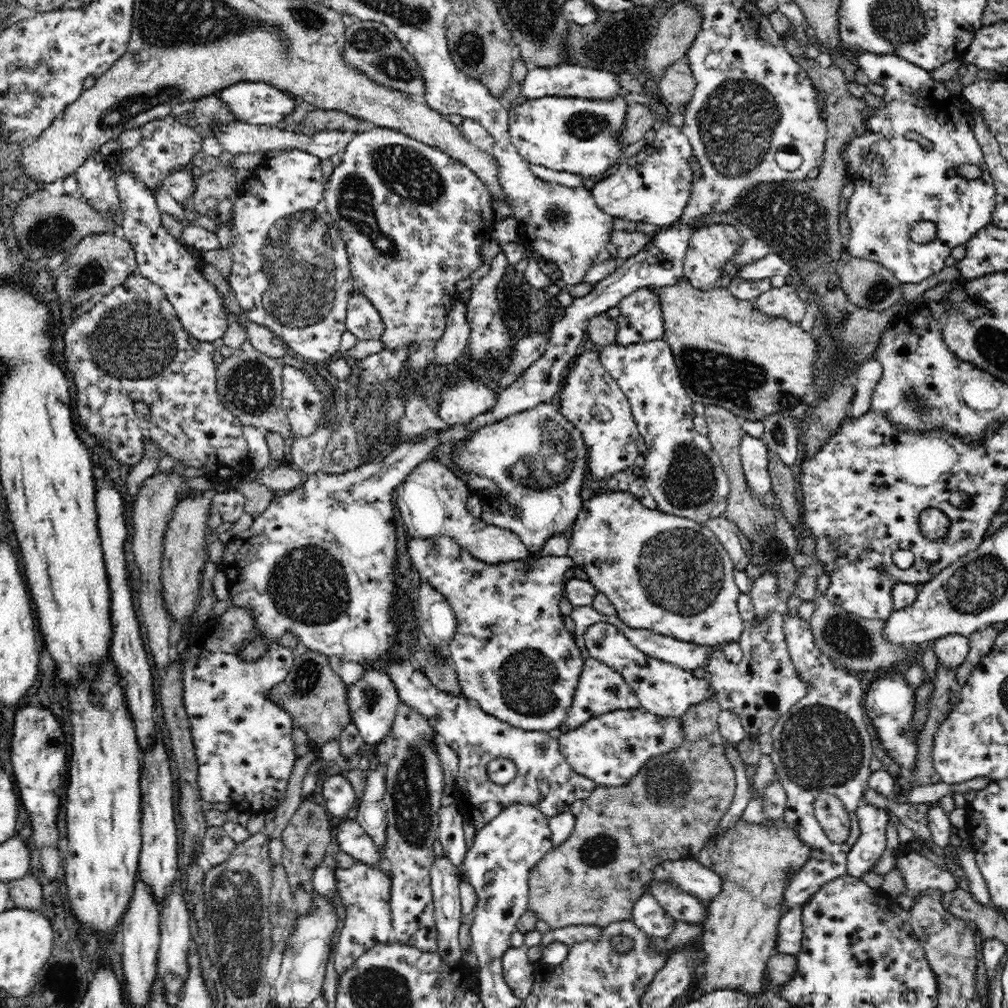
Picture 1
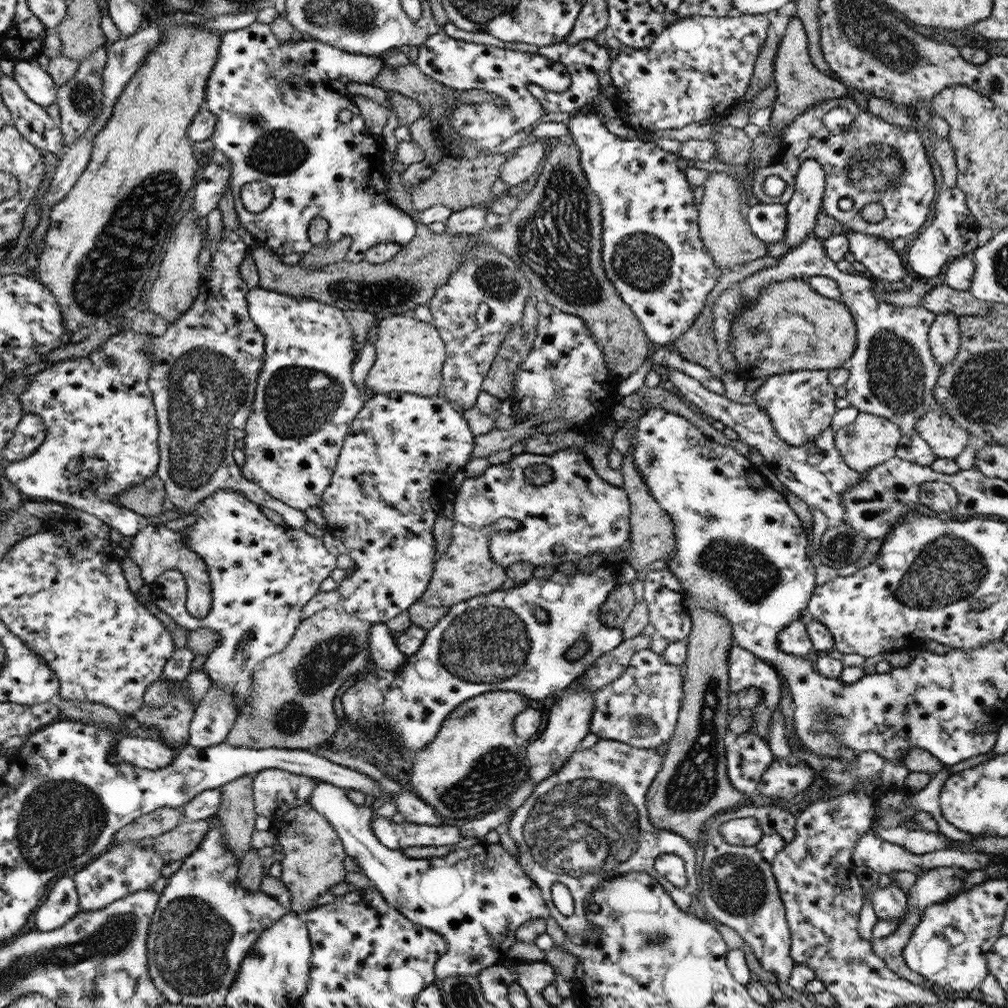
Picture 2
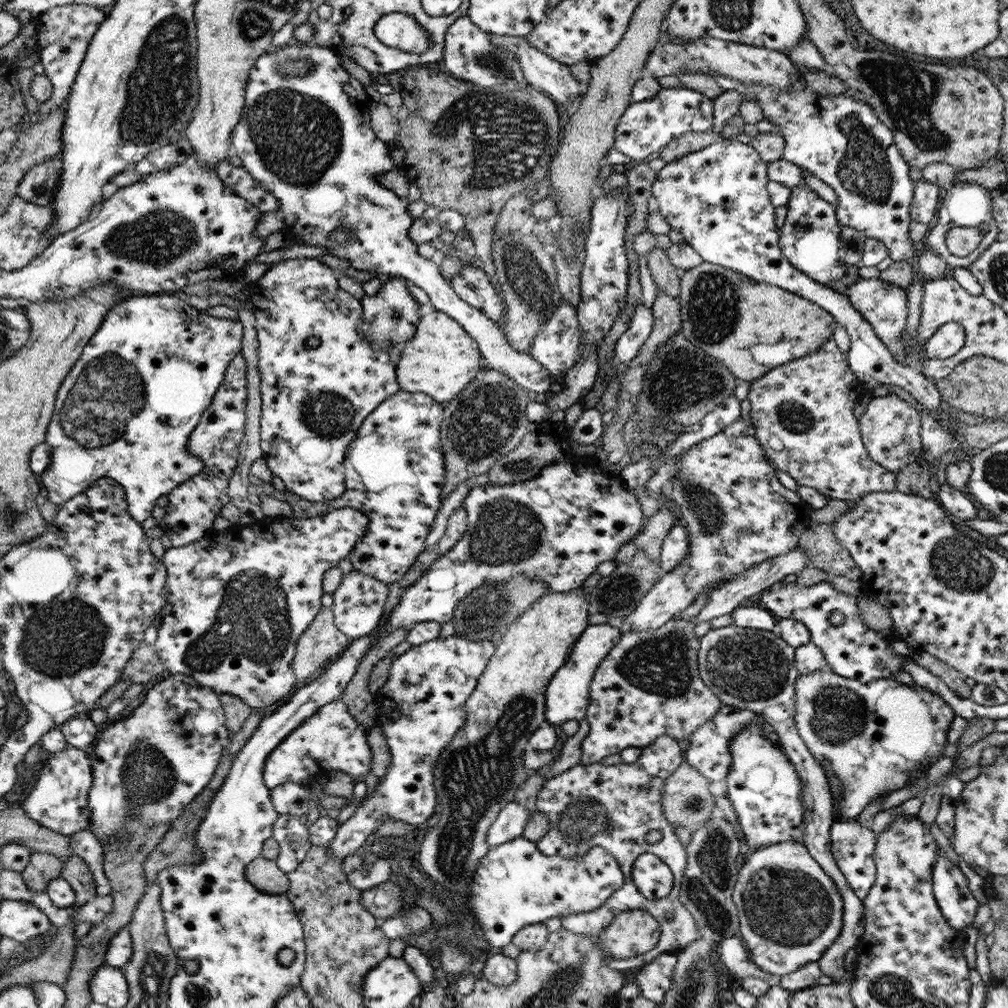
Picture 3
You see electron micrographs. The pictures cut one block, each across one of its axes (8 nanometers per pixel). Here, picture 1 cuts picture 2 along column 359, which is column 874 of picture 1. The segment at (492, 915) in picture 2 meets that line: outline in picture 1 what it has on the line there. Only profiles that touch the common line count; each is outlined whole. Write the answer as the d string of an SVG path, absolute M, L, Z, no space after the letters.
M864 802L855 810L858 817L859 838L847 855L847 873L858 879L873 872L878 859L886 848L886 826L893 815L886 809Z

